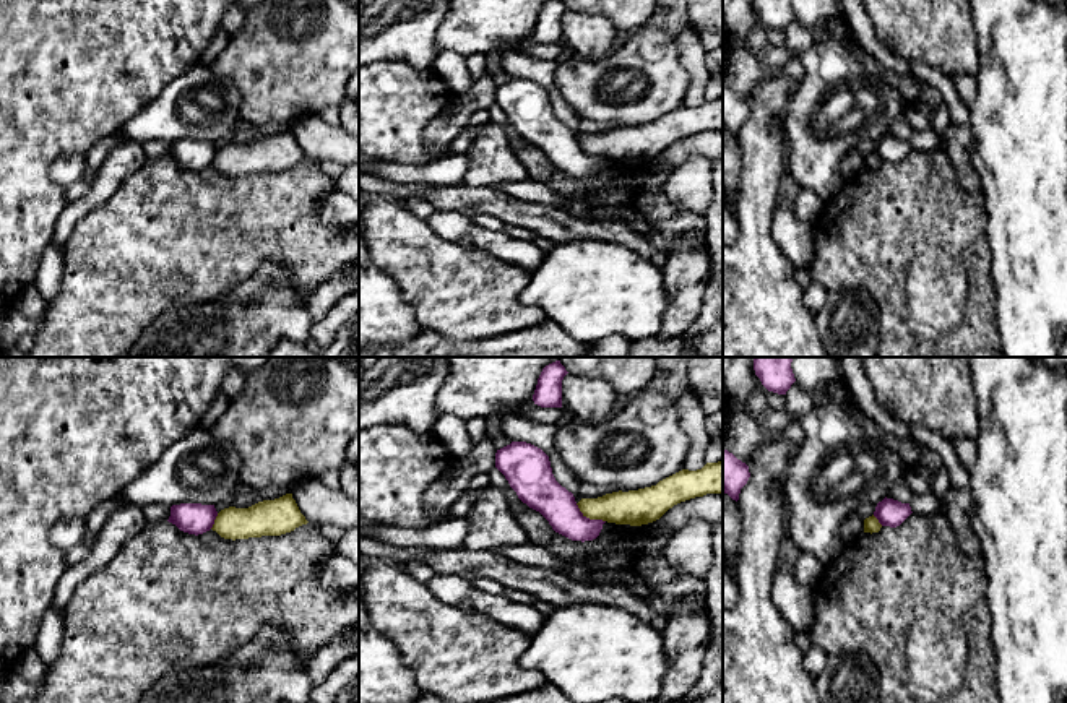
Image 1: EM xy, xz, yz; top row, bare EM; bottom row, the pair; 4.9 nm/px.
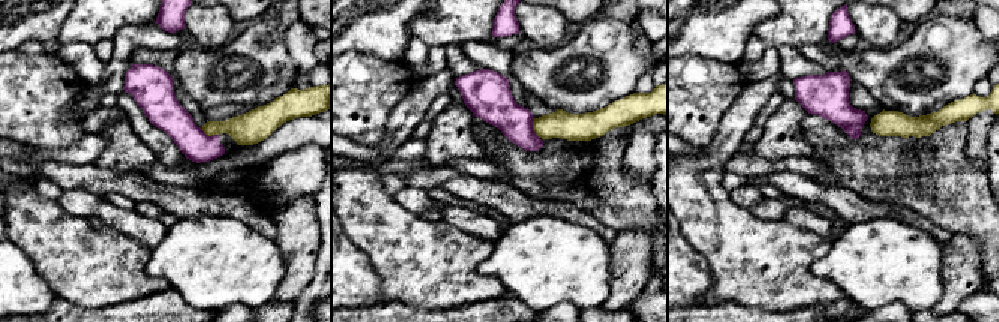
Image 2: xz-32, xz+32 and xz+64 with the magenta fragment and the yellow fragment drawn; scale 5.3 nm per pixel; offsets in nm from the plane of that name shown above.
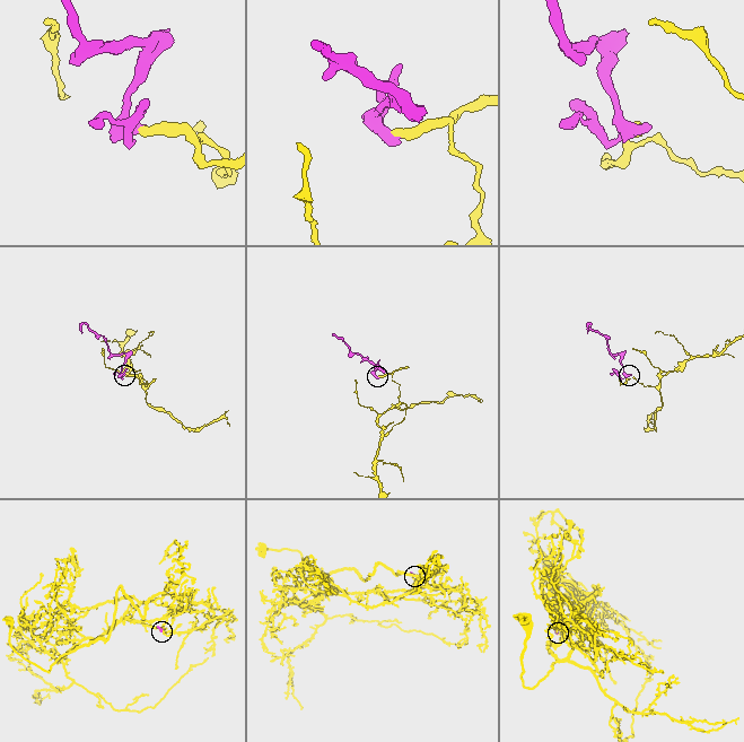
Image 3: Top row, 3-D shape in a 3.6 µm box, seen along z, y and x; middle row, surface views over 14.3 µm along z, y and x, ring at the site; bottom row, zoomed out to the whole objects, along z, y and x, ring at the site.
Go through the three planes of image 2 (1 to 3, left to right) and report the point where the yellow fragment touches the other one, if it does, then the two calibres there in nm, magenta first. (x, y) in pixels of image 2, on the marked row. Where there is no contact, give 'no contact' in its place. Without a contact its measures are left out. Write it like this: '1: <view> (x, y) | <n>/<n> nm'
1: xz-32 (210, 137) | 170/170 nm
2: xz+32 (531, 129) | 220/140 nm
3: no contact

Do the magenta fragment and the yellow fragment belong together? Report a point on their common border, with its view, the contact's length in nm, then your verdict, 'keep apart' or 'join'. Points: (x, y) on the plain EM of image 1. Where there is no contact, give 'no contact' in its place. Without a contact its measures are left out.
xz (588, 155) | 180 nm | keep apart

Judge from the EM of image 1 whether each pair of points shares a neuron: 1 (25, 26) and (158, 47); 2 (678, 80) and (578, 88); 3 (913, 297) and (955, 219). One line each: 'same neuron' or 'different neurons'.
1: same neuron
2: same neuron
3: same neuron

